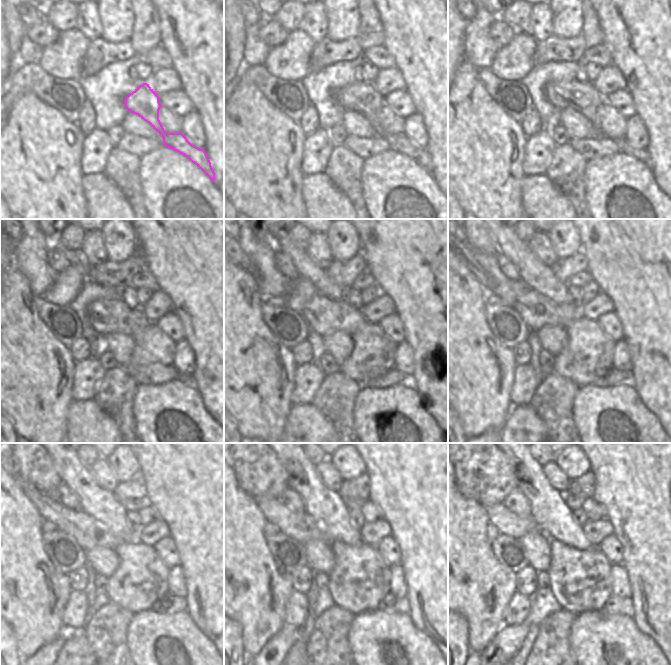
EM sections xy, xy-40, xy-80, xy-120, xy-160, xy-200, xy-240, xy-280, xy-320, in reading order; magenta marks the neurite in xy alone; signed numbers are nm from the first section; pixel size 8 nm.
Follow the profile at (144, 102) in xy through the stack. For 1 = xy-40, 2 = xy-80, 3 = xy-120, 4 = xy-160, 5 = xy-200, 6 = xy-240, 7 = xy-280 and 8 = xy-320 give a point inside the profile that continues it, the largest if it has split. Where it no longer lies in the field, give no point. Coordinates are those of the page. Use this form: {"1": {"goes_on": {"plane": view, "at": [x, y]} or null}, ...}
{"1": {"goes_on": {"plane": "xy-40", "at": [362, 98]}}, "2": {"goes_on": {"plane": "xy-80", "at": [583, 97]}}, "3": {"goes_on": {"plane": "xy-120", "at": [106, 317]}}, "4": {"goes_on": {"plane": "xy-160", "at": [323, 316]}}, "5": {"goes_on": {"plane": "xy-200", "at": [536, 310]}}, "6": {"goes_on": {"plane": "xy-240", "at": [87, 532]}}, "7": {"goes_on": {"plane": "xy-280", "at": [301, 527]}}, "8": {"goes_on": {"plane": "xy-320", "at": [507, 523]}}}

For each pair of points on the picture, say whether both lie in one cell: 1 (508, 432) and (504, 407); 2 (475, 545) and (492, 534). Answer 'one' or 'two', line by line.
1: two
2: two

